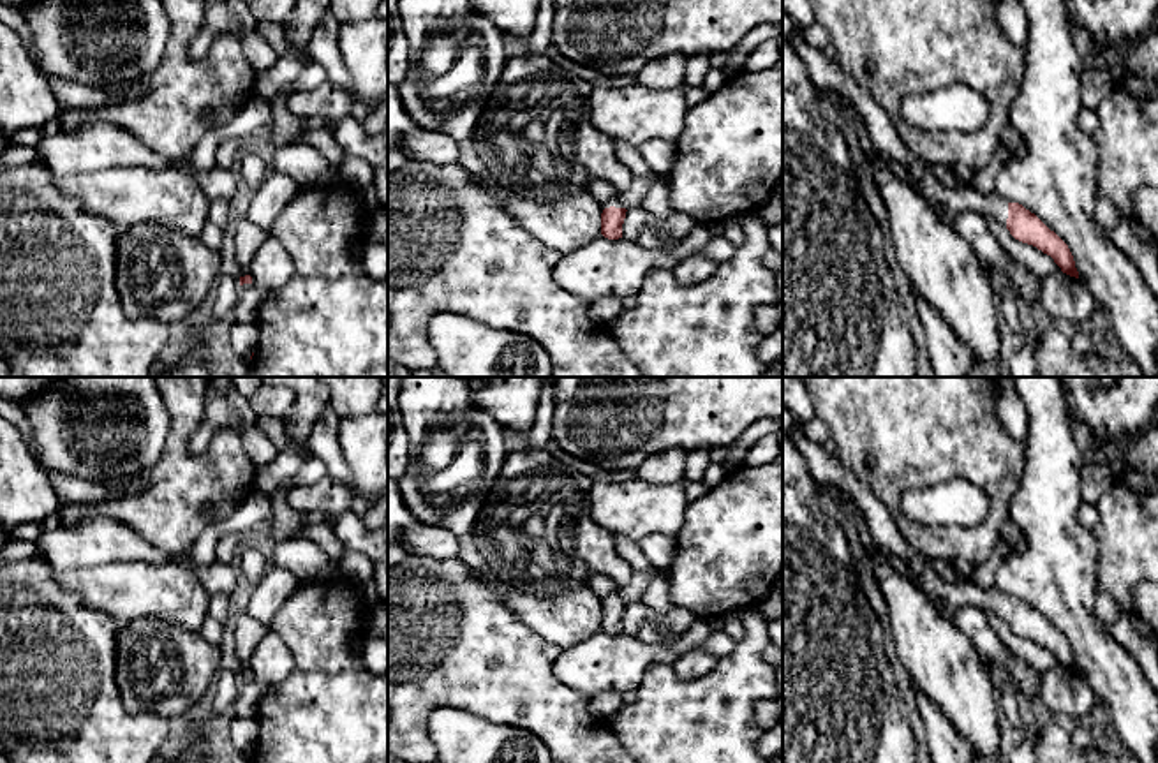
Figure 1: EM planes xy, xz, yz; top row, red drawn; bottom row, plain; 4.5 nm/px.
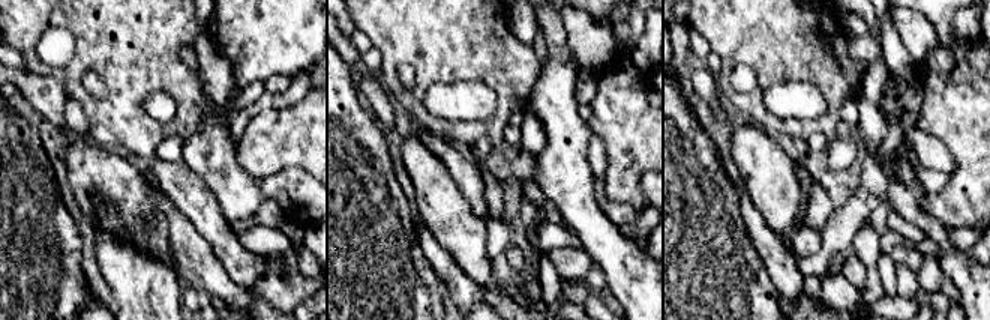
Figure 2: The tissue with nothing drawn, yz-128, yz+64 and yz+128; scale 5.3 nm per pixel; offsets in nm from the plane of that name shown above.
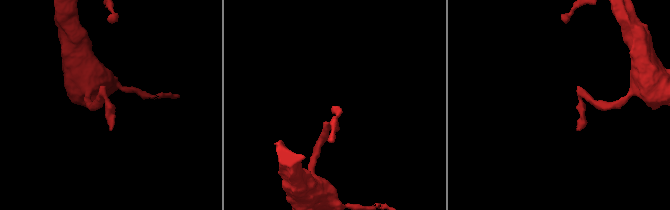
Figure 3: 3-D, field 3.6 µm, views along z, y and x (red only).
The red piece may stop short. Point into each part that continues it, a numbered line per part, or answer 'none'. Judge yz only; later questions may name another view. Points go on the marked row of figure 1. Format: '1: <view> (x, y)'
1: yz (825, 74)

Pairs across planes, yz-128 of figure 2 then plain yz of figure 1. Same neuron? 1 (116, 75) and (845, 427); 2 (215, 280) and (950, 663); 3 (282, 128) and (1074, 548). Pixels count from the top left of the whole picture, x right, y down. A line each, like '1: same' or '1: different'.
1: same
2: different
3: different

